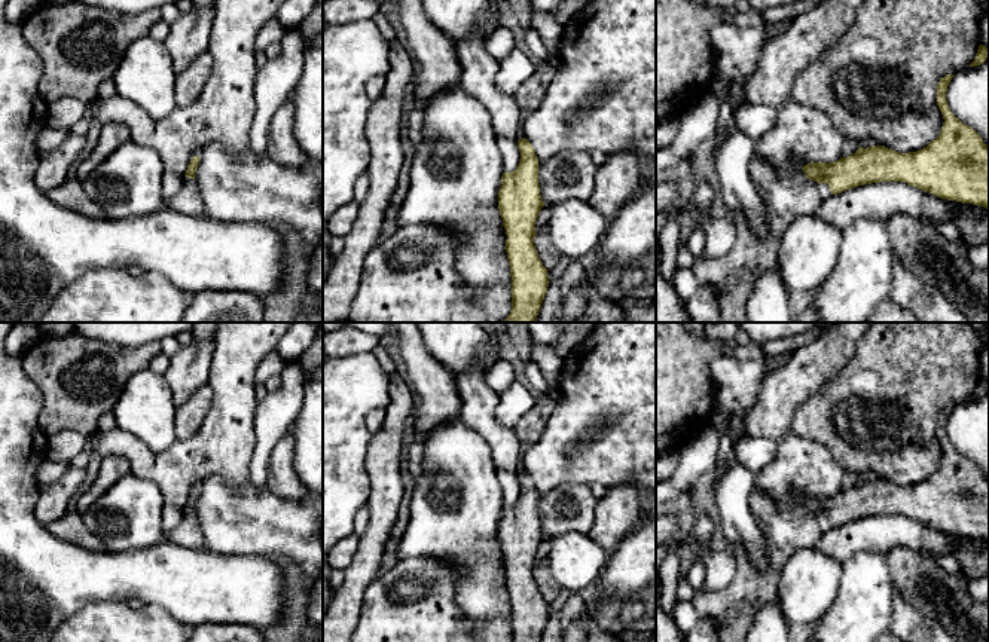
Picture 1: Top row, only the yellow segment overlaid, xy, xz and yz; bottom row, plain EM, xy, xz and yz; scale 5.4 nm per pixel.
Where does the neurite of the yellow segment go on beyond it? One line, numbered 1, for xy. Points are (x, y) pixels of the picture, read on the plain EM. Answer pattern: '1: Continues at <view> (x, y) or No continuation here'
1: Continues at xy (188, 532)

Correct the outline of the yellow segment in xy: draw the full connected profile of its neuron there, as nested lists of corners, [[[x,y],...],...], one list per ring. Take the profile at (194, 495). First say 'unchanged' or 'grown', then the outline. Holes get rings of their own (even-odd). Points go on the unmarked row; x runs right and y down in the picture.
grown | [[[193,489],[190,492],[186,507],[183,508],[183,519],[177,526],[170,531],[167,539],[180,547],[202,551],[207,550],[207,545],[198,514],[195,513],[195,505],[199,493],[199,489]]]

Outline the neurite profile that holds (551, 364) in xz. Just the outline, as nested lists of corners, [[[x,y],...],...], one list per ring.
[[[531,345],[531,360],[540,367],[546,382],[558,388],[564,358],[553,352],[553,348]]]

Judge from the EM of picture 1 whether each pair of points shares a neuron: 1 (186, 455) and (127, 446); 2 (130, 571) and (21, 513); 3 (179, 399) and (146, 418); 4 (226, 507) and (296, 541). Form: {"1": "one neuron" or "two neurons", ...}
{"1": "one neuron", "2": "one neuron", "3": "two neurons", "4": "one neuron"}

